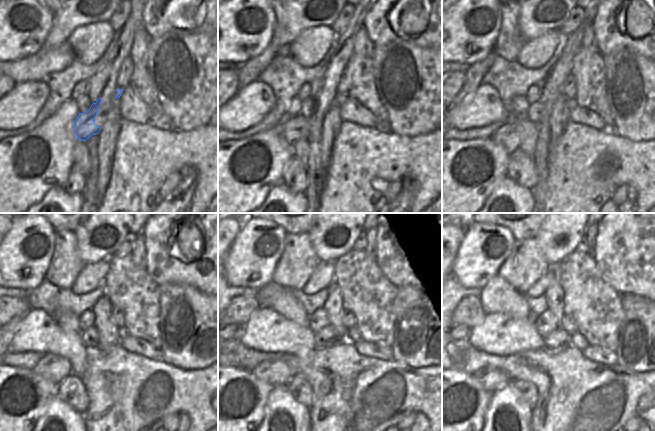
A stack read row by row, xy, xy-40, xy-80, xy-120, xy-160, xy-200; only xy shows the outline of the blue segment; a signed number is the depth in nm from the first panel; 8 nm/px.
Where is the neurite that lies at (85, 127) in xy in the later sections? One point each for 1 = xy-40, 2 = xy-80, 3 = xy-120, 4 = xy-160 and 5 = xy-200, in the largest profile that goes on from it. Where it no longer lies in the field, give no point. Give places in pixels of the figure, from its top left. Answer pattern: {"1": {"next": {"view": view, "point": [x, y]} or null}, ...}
{"1": {"next": {"view": "xy-40", "point": [298, 127]}}, "2": {"next": {"view": "xy-80", "point": [509, 135]}}, "3": {"next": {"view": "xy-120", "point": [55, 368]}}, "4": {"next": {"view": "xy-160", "point": [276, 373]}}, "5": {"next": {"view": "xy-200", "point": [491, 379]}}}

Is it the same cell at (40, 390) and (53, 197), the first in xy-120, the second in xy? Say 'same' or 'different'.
different

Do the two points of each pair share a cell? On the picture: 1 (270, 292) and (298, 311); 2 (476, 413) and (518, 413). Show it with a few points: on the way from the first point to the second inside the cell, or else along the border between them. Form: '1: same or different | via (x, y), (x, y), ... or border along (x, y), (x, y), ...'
1: same | via (277, 298), (291, 309)
2: different | border along (492, 394), (483, 420)

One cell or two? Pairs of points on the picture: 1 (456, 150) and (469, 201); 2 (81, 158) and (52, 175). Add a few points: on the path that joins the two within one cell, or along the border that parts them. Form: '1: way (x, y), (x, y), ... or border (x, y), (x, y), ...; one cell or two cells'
1: way (479, 144), (495, 158), (495, 176), (487, 186); one cell
2: border (78, 140), (73, 148), (72, 166); two cells

